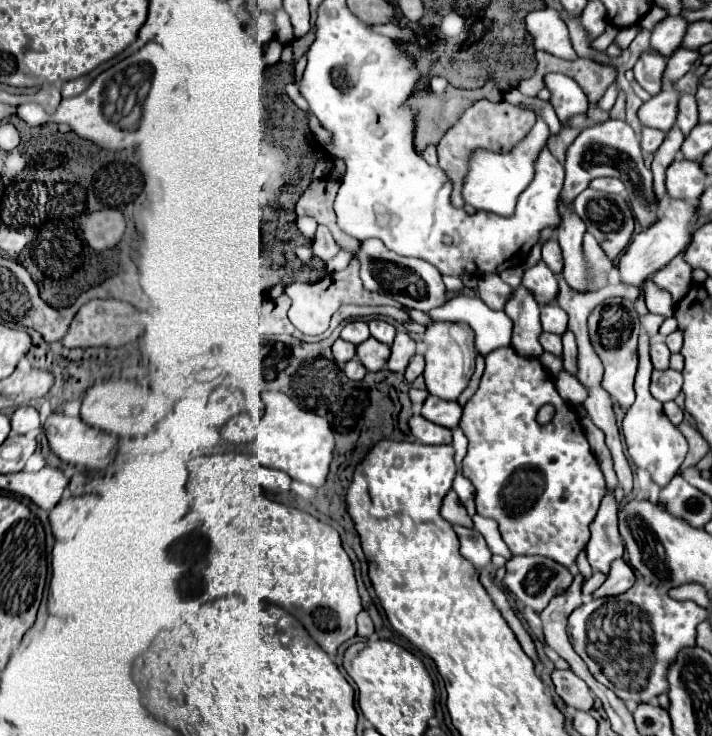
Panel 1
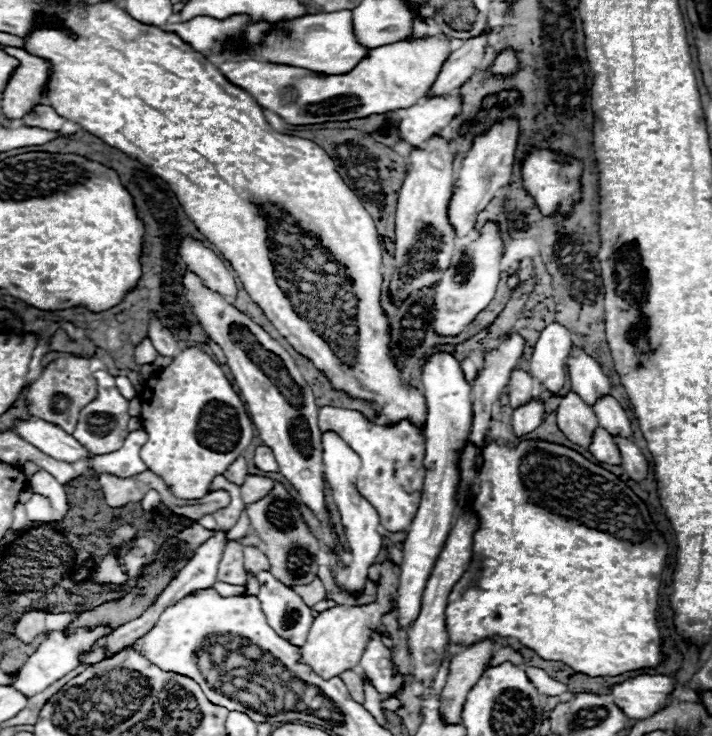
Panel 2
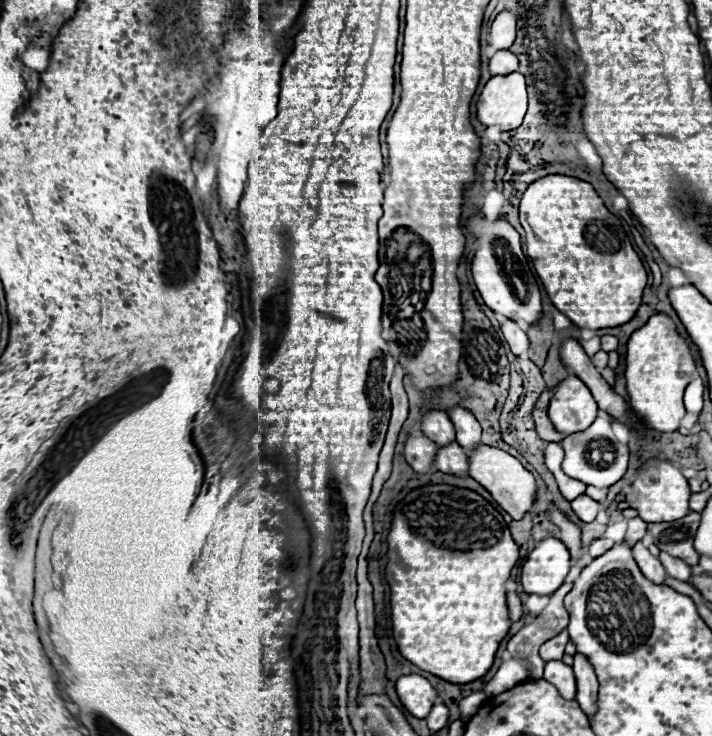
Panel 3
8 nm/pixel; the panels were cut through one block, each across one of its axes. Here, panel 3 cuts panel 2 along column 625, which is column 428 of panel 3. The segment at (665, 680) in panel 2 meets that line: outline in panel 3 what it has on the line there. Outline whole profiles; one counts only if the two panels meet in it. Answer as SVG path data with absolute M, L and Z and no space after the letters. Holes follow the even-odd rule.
M416 674L400 676L396 680L396 692L404 708L416 718L424 718L436 700L436 690L430 686L430 682Z

